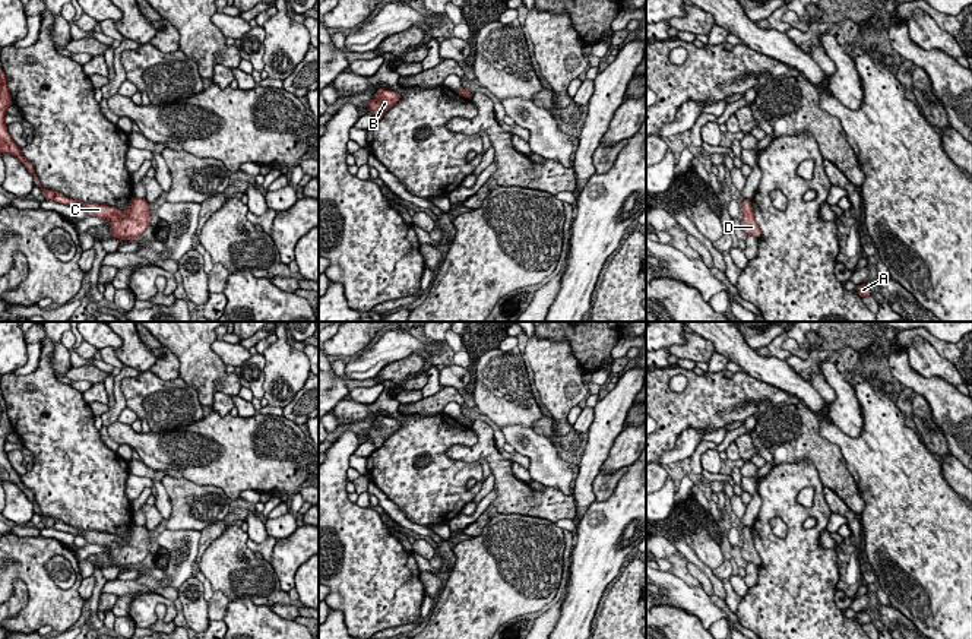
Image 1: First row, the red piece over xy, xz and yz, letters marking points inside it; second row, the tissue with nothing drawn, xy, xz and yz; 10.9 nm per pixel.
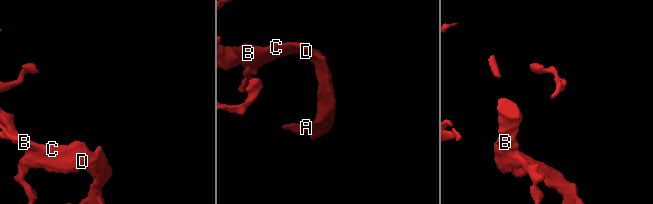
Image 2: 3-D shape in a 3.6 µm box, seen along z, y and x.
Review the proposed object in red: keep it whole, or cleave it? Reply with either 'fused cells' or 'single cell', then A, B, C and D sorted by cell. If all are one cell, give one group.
single cell; groups A B C D

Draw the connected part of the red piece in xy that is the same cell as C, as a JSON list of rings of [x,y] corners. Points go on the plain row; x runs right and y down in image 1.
[[[0,395],[0,481],[15,483],[26,497],[34,503],[38,513],[48,528],[56,528],[63,532],[70,532],[75,537],[80,535],[88,544],[98,544],[110,550],[108,556],[113,566],[136,567],[151,553],[151,538],[146,526],[132,525],[126,538],[99,531],[85,531],[66,525],[64,522],[44,516],[39,506],[35,503],[34,493],[22,483],[20,475],[15,471],[4,450],[6,437],[13,431],[7,415],[7,407]]]

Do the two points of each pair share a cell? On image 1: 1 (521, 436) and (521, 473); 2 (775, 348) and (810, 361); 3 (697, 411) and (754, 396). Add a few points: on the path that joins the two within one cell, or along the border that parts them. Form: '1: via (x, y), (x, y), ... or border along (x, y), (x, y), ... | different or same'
1: border along (528, 471), (531, 478) | different
2: border along (791, 354), (785, 358) | different
3: via (712, 401), (725, 396), (740, 396) | same

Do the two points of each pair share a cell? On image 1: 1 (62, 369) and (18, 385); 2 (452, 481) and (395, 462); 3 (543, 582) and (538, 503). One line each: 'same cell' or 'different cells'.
1: different cells
2: same cell
3: different cells

